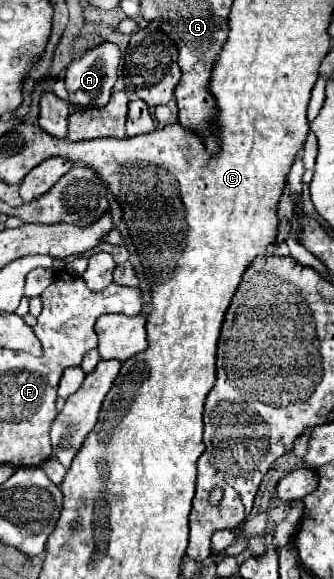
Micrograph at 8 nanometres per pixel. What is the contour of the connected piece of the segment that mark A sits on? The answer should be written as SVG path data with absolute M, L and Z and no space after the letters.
M101 42L95 48L89 48L81 58L75 58L65 72L65 82L69 90L69 102L73 106L105 106L109 102L119 66L119 48L111 42Z

